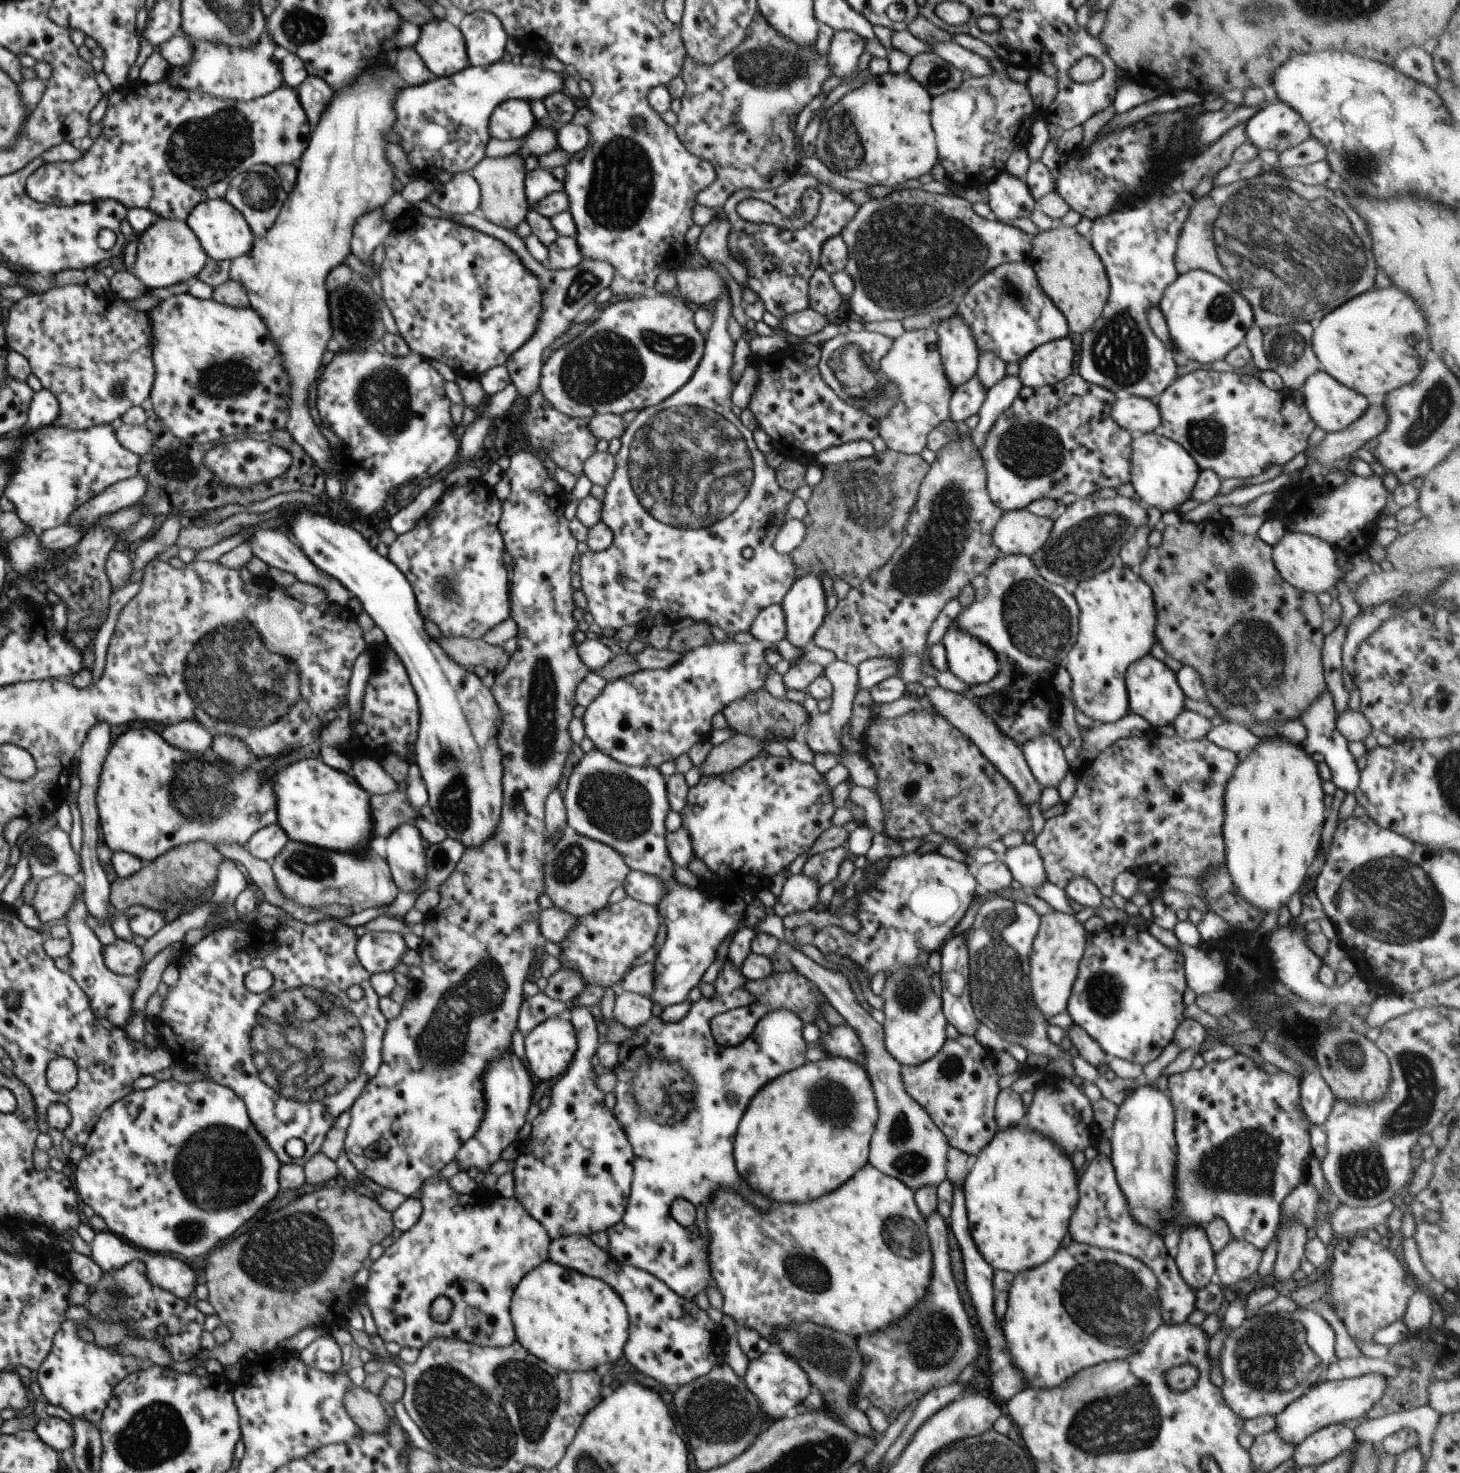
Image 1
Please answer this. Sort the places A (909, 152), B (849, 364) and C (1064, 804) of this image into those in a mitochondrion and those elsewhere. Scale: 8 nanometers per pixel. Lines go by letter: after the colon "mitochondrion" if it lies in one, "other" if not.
A: other
B: mitochondrion
C: other

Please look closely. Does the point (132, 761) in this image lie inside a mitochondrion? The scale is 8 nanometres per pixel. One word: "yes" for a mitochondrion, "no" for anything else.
no

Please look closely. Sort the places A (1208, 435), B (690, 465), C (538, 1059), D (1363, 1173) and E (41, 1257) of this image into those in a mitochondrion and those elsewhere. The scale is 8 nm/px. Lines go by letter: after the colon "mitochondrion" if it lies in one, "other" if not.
A: mitochondrion
B: mitochondrion
C: other
D: mitochondrion
E: other

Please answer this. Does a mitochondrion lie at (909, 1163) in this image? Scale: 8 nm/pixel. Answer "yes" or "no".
yes

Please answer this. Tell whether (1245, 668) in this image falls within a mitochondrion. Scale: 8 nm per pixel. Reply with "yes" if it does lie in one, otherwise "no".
yes

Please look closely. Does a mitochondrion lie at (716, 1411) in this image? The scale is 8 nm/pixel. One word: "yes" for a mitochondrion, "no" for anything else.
yes

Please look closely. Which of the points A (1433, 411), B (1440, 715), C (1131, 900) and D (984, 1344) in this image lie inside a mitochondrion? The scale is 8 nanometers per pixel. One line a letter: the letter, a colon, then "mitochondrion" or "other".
A: mitochondrion
B: other
C: other
D: other

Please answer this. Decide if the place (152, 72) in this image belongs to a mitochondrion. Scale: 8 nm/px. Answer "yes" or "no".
no

